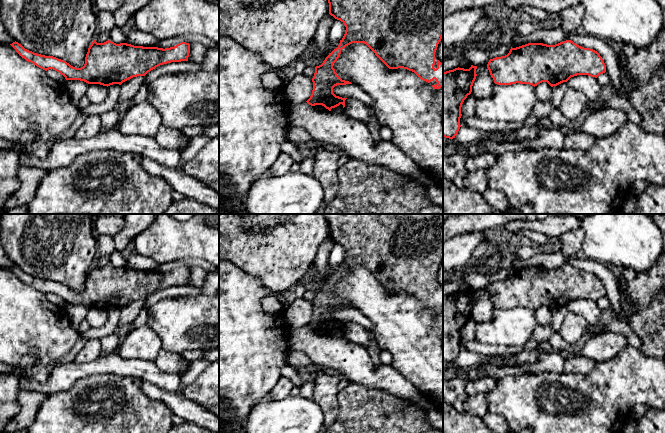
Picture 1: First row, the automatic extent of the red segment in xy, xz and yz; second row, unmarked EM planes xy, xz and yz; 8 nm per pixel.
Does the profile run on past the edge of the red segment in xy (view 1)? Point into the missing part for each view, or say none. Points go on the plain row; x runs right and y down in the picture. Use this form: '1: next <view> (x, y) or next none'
1: next none

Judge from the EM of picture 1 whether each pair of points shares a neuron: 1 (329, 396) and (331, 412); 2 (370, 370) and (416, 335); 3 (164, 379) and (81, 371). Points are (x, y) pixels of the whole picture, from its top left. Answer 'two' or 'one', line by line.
1: one
2: two
3: one

